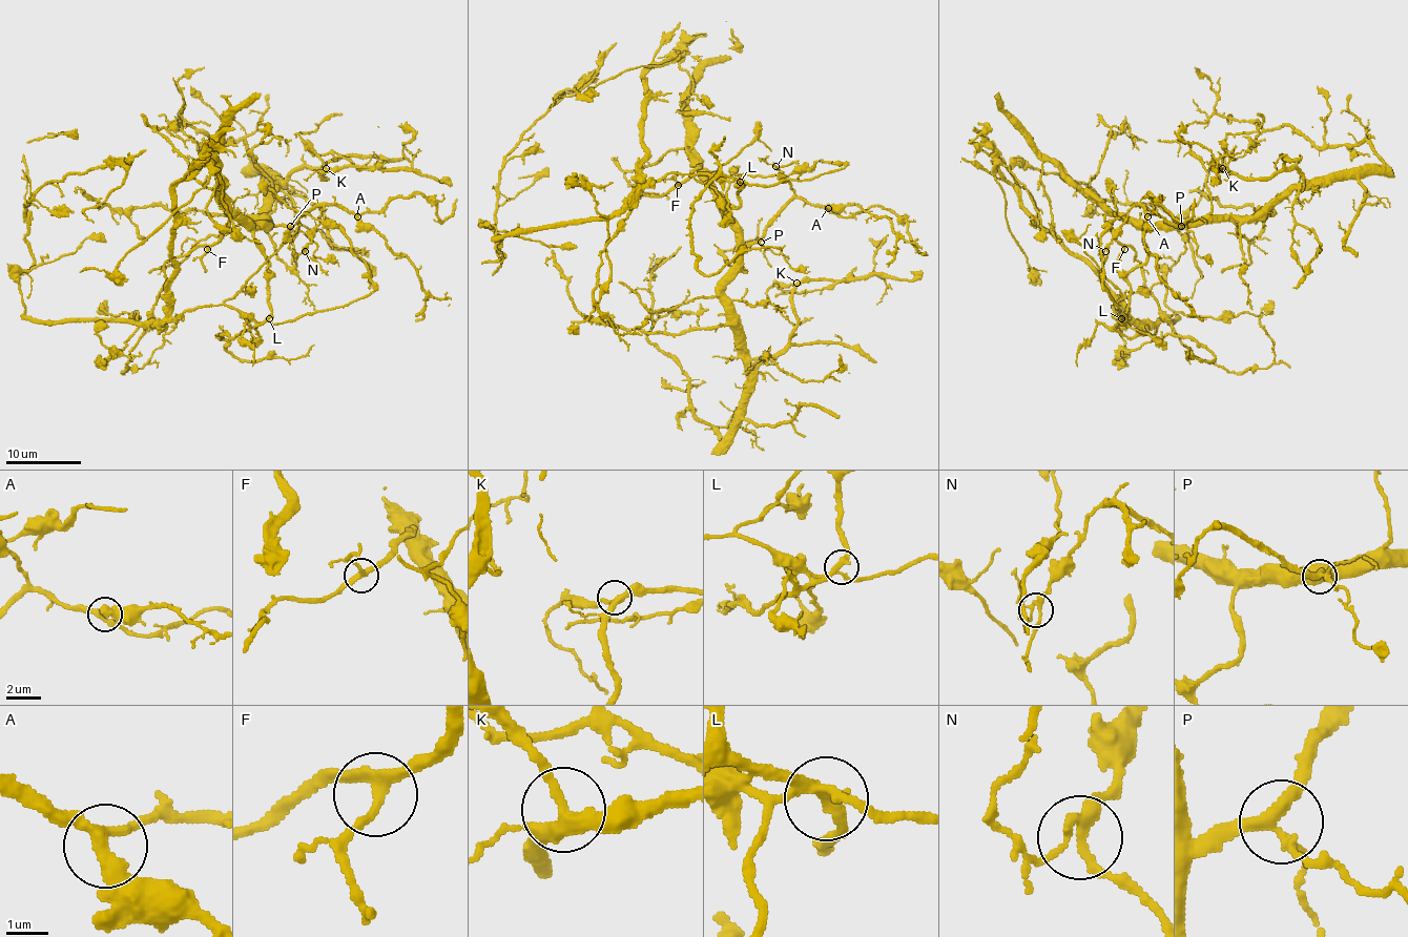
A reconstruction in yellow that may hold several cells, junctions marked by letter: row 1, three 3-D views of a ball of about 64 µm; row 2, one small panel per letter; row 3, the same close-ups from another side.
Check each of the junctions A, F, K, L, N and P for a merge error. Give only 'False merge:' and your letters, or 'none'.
False merge: none

